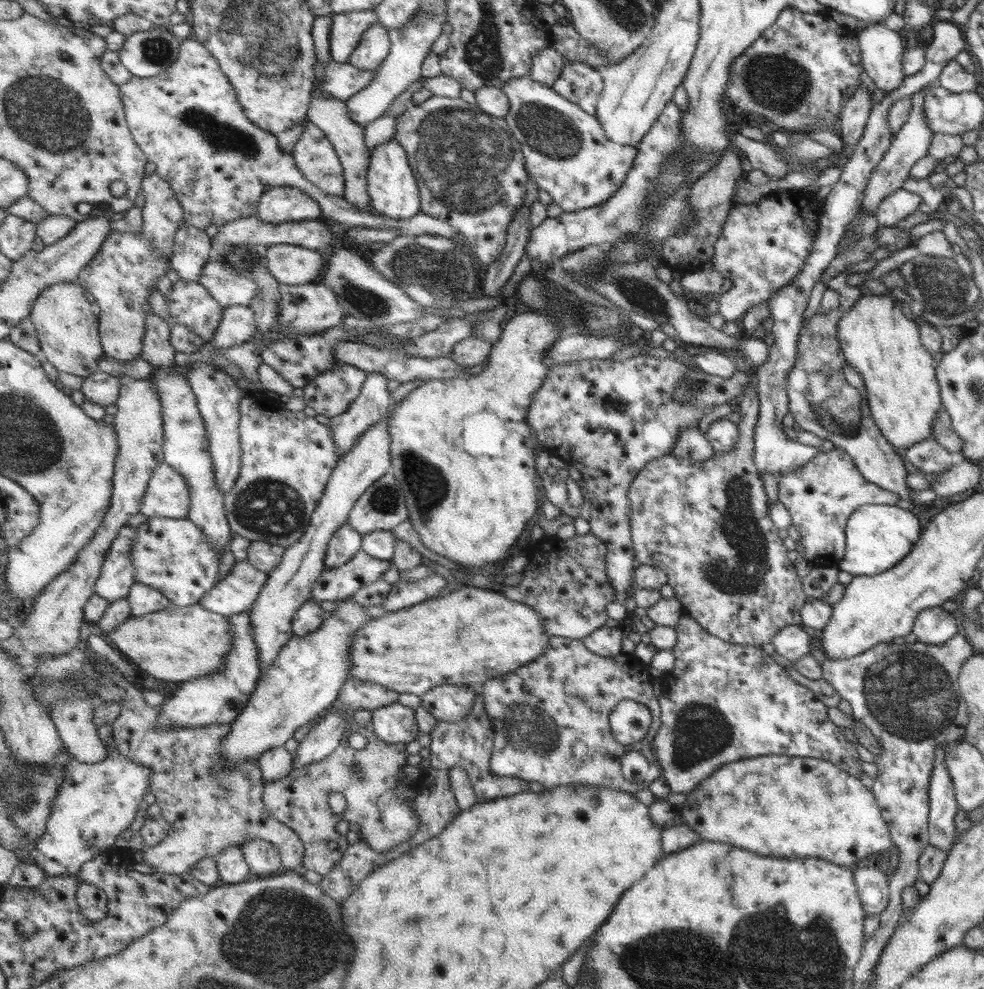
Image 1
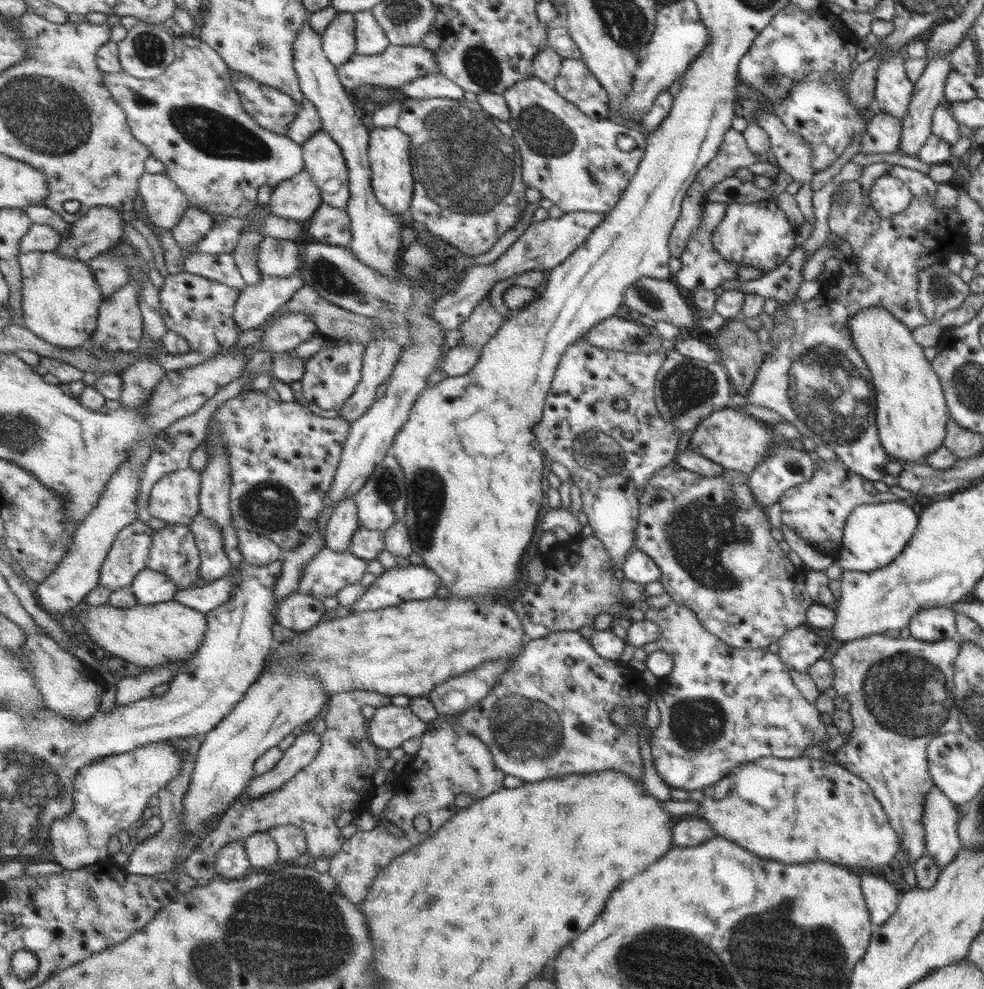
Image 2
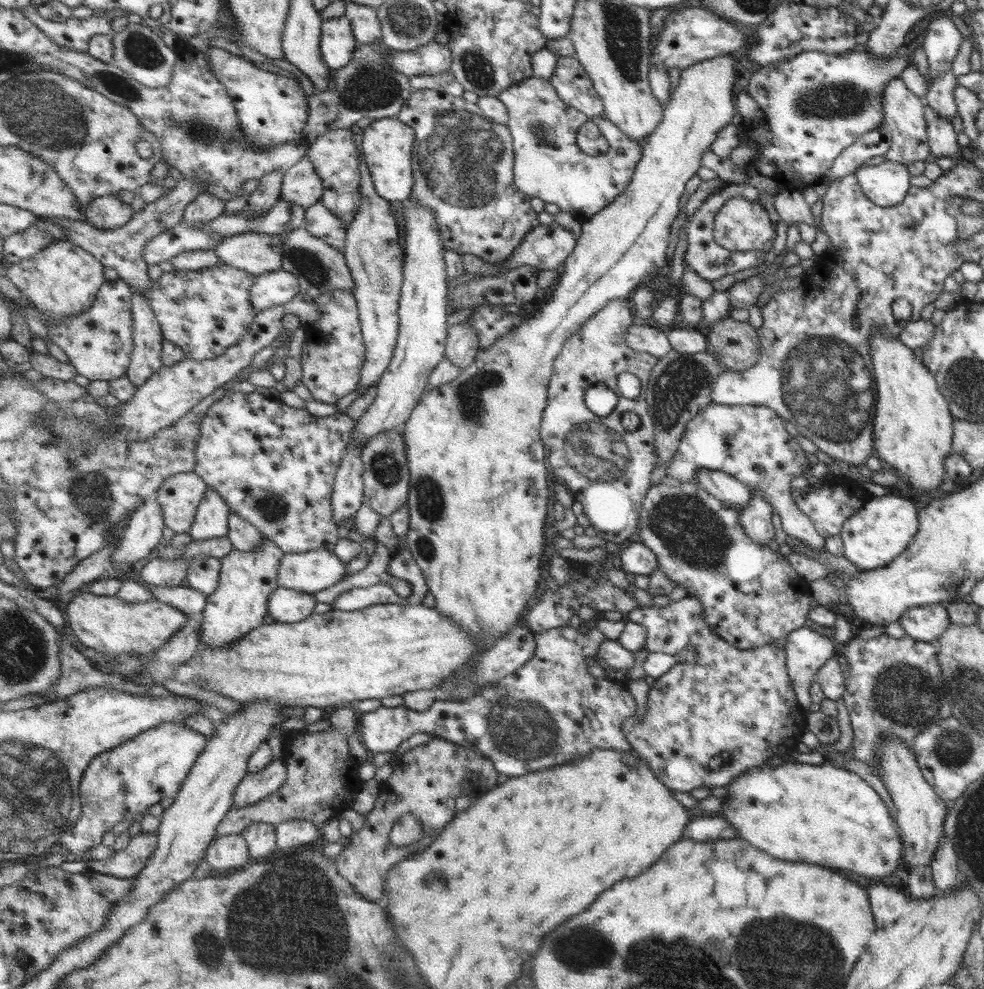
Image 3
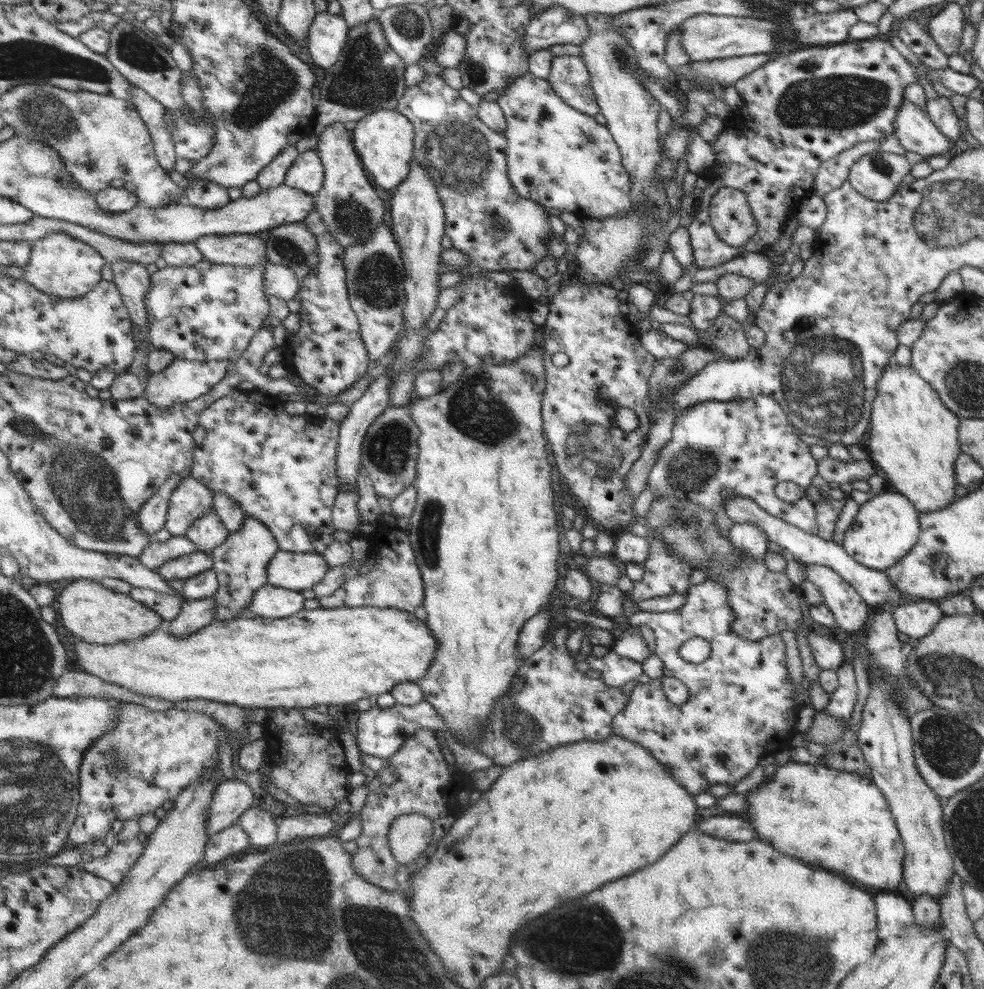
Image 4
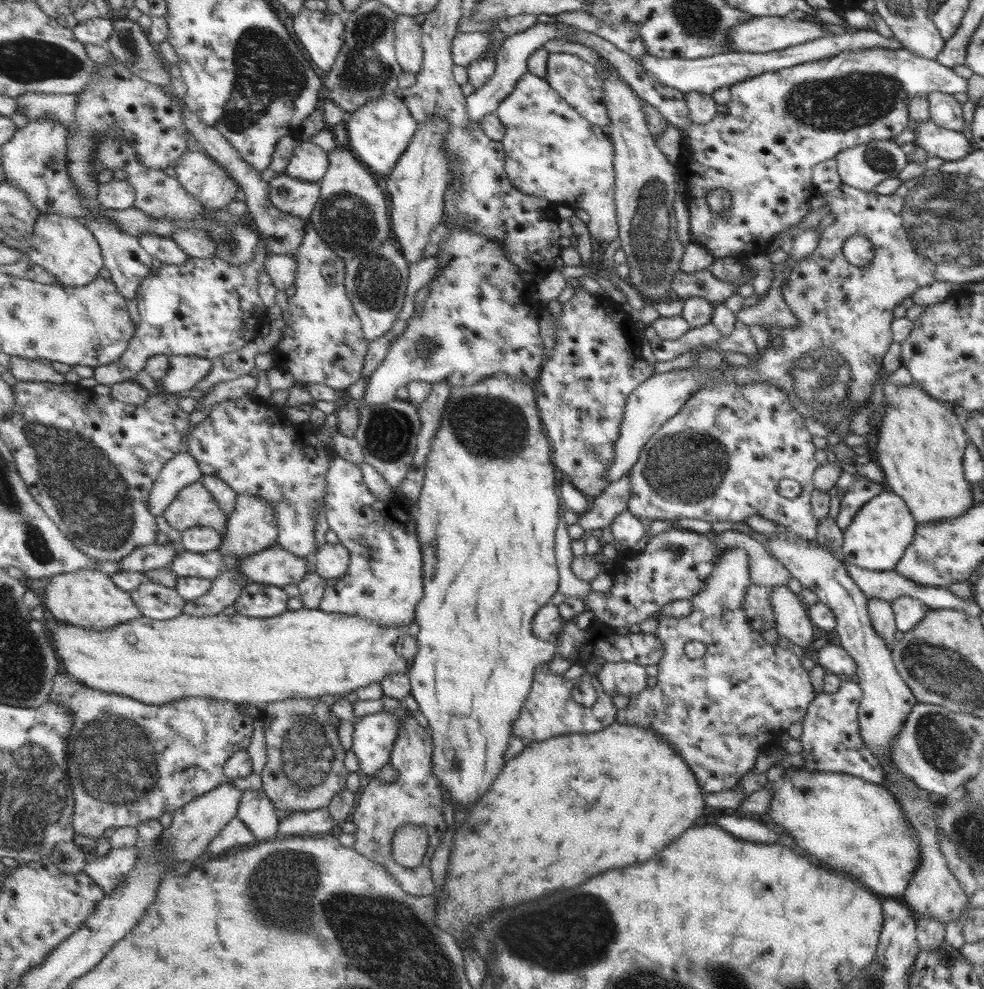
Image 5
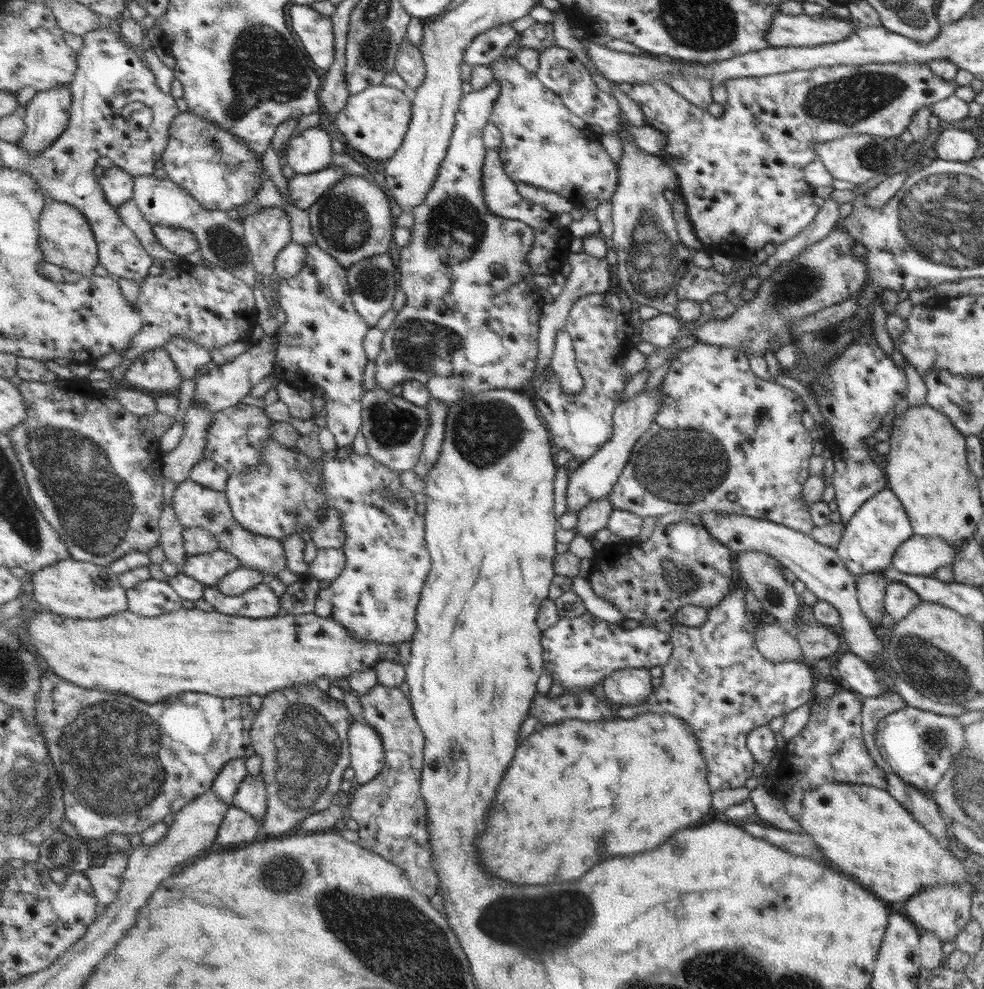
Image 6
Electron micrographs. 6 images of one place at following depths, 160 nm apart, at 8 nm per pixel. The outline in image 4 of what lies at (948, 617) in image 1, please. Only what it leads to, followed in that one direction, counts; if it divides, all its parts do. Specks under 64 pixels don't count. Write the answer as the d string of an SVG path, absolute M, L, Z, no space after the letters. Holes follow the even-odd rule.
M910 600L895 607L891 612L890 620L895 628L908 636L912 641L921 638L933 628L941 619L942 613L935 602L925 600Z

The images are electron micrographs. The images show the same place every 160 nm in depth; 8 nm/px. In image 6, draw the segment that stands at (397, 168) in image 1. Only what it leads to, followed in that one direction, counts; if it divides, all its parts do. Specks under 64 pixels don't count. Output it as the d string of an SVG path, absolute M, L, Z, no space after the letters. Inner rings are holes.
M378 84L367 87L359 94L350 95L347 106L336 115L335 124L353 149L377 162L390 159L405 142L414 116L414 103L410 92Z

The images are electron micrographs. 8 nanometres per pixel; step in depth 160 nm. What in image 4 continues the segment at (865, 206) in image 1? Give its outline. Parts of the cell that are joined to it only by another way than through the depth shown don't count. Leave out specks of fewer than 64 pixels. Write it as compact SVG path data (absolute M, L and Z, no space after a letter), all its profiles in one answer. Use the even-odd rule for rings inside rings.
M949 2L943 10L924 22L929 37L948 58L955 55L959 49L959 38L965 16L966 8L961 8L956 2Z

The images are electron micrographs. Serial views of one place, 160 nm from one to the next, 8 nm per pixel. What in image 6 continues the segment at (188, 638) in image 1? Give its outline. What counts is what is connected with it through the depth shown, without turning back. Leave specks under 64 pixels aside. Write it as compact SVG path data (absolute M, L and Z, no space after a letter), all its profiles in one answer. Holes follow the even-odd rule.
M63 560L32 573L34 599L44 610L71 619L97 620L129 611L127 589L120 583L119 574L110 566L93 562Z

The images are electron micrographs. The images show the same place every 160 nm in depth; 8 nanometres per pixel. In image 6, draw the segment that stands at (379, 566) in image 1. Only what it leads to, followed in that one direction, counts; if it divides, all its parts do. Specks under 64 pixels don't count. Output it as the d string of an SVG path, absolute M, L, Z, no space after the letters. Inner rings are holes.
M188 479L175 489L172 500L177 519L183 526L203 527L210 530L219 542L220 550L237 556L241 561L241 567L256 568L259 572L270 576L269 580L277 577L281 570L288 568L282 542L275 537L270 538L247 530L235 519L226 492L205 488L198 482Z

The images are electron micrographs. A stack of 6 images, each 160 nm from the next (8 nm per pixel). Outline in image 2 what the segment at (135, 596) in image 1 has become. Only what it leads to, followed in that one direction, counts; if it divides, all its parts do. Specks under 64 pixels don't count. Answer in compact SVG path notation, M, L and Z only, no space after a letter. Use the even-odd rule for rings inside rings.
M143 569L132 584L133 592L141 604L157 604L174 600L179 591L178 586L164 574L151 570Z

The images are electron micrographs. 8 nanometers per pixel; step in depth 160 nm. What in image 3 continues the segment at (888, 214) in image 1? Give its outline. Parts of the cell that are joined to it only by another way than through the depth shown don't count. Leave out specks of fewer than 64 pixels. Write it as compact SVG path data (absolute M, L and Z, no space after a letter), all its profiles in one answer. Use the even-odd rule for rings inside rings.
M886 159L877 165L863 165L854 175L867 200L883 208L899 204L910 187L906 165Z

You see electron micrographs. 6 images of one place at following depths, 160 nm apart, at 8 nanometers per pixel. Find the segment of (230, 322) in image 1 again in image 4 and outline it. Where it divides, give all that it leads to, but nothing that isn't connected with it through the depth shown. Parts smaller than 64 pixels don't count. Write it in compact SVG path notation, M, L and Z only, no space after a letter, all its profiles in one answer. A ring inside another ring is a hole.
M266 264L266 296L276 296L283 300L297 299L302 282L291 268L282 264Z

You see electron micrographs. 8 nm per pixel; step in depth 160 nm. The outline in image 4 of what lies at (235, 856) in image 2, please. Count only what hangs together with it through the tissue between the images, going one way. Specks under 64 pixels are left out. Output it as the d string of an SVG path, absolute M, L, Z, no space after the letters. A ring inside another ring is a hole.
M235 824L210 837L206 846L205 860L211 867L217 866L218 863L246 852L250 846L252 846L250 836L242 826Z

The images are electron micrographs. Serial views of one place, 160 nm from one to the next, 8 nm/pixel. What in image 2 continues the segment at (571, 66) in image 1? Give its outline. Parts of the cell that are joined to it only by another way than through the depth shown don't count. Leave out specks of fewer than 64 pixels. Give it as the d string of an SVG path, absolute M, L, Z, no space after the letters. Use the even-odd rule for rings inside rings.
M565 59L553 87L595 120L609 118L610 94L580 59Z

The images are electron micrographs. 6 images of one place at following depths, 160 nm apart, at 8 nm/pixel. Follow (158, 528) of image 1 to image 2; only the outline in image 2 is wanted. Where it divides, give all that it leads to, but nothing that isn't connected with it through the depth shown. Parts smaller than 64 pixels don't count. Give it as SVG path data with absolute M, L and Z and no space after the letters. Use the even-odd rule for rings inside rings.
M168 523L164 527L154 530L153 539L151 555L146 568L168 576L178 586L178 590L195 588L197 580L202 578L200 575L202 556L199 555L195 533L190 527L184 524Z

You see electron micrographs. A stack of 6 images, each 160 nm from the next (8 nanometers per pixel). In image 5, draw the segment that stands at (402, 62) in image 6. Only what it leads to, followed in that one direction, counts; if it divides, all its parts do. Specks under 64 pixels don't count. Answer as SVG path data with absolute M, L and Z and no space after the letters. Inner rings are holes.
M401 14L395 19L395 48L401 68L419 76L423 70L424 48L421 26L413 16Z

